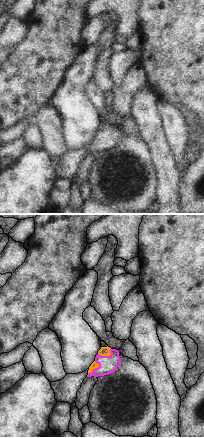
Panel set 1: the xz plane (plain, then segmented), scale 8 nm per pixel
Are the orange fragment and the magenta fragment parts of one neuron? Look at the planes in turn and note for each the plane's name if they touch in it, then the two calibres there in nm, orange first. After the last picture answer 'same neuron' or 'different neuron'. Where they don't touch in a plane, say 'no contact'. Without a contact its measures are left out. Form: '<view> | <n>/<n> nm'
xz | 80/140 nm

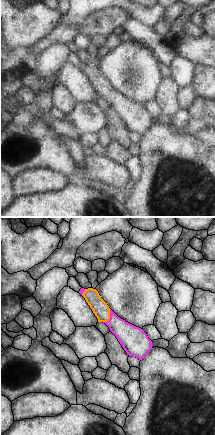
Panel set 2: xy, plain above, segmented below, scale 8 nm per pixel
xy | 130/200 nm

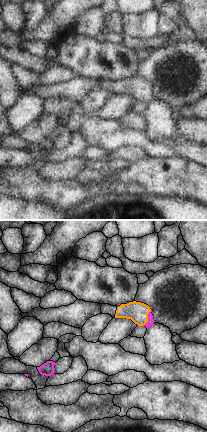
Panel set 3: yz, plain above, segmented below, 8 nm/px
yz | 160/50 nm

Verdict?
same neuron

